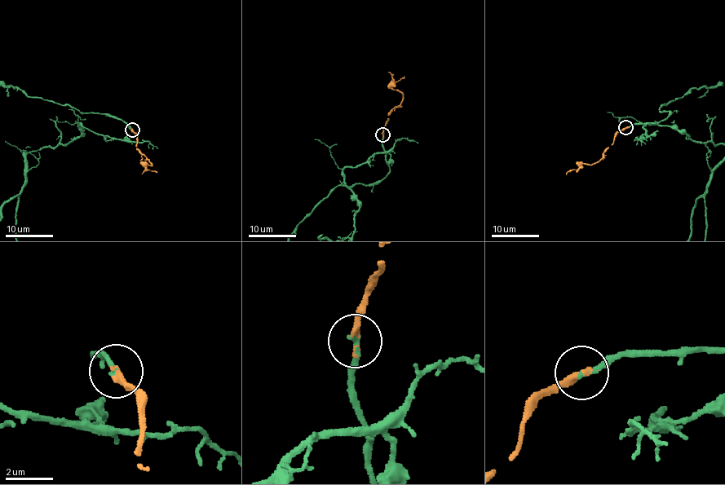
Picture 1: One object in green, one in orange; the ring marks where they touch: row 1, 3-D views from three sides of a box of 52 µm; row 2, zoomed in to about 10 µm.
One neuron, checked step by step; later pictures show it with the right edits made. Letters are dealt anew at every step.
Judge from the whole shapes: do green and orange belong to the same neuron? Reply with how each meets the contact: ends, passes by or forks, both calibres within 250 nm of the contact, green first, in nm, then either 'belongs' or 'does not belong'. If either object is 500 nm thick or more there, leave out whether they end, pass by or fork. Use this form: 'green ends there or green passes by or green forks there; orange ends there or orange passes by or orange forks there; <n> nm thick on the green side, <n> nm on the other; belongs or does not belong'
green ends there; orange ends there; 240 nm thick on the green side, 320 nm on the other; belongs

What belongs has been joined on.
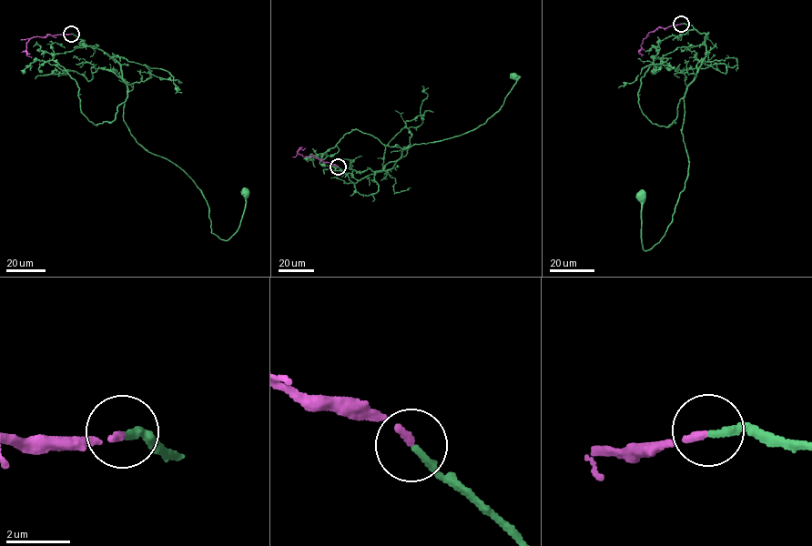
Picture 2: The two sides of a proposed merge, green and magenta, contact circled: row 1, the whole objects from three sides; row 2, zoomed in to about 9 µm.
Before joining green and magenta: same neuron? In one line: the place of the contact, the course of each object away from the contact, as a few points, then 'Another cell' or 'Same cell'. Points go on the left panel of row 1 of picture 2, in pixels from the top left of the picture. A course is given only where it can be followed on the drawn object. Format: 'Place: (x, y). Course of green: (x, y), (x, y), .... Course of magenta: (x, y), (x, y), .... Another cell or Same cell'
Place: (71, 34). Course of green: (71, 34), (120, 65), (124, 122), (202, 191), (212, 233), (226, 240), (237, 231), (247, 193). Course of magenta: (71, 34), (31, 38), (26, 52), (31, 57). Same cell

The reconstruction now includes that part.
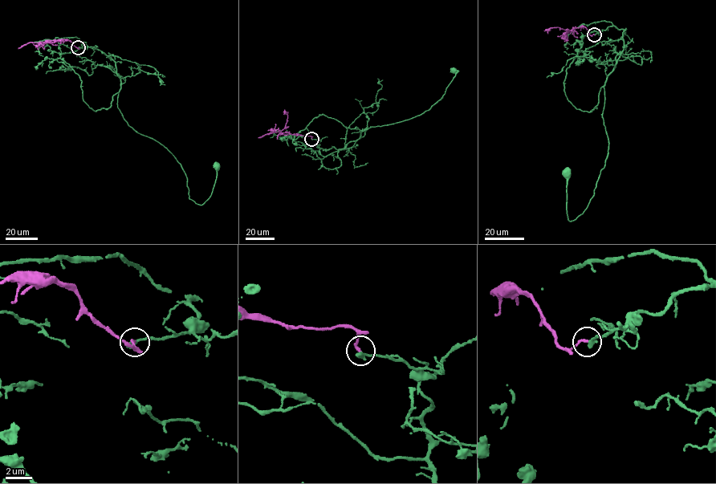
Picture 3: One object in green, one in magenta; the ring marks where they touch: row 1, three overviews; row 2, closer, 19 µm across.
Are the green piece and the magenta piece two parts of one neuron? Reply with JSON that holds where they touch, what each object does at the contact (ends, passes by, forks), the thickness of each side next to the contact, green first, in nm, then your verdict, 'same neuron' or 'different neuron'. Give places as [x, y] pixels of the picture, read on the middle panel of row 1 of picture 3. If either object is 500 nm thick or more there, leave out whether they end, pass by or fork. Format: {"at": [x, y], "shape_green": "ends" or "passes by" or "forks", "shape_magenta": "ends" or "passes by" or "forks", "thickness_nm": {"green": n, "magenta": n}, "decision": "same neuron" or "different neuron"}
{"at": [311, 139], "shape_green": "ends", "shape_magenta": "ends", "thickness_nm": {"green": 400, "magenta": 190}, "decision": "different neuron"}

